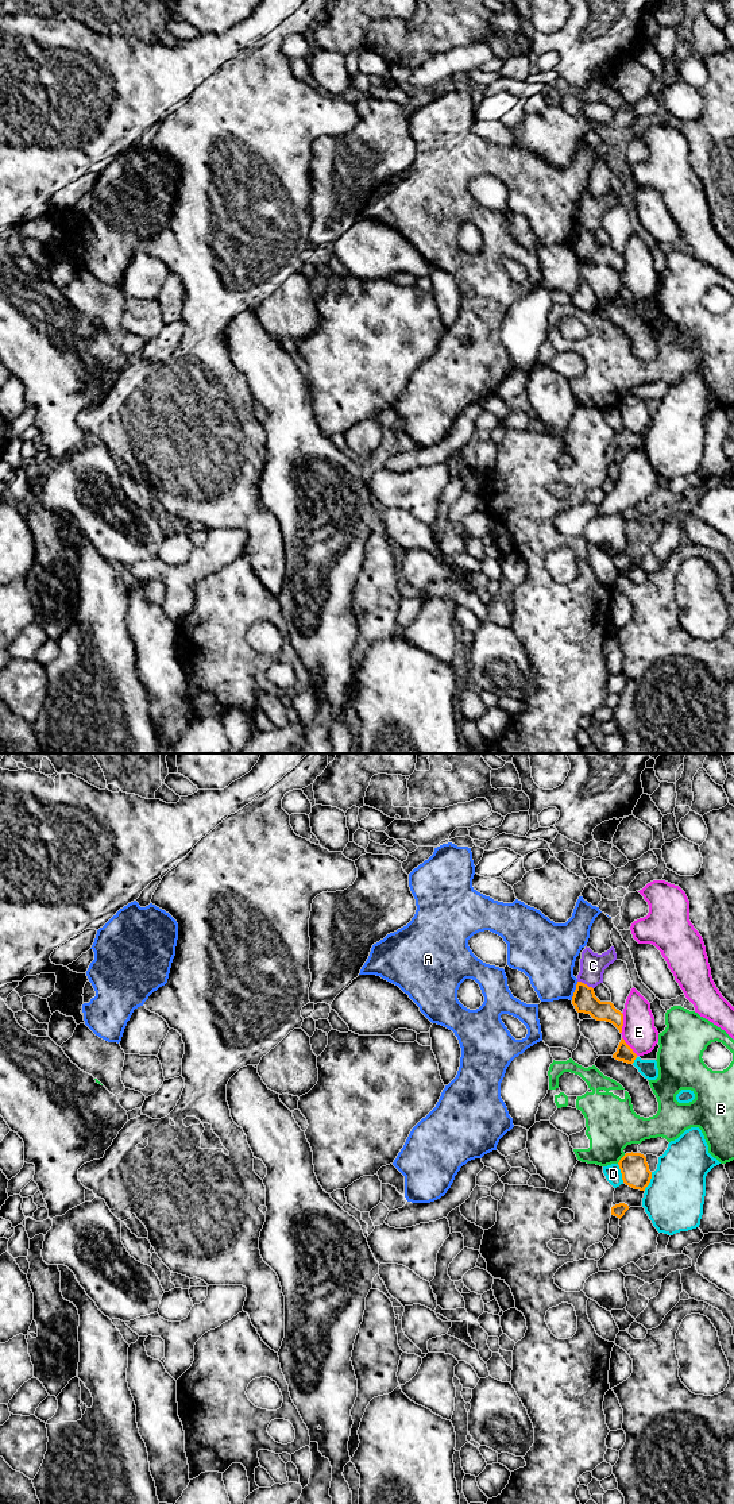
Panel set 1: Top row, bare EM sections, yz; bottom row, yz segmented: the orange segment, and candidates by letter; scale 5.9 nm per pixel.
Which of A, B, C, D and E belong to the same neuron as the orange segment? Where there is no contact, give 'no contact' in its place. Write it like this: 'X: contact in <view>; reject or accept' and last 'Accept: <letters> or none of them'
A: contact in yz; reject
B: contact in yz; reject
C: contact in yz; reject
D: contact in yz; reject
E: contact in yz; reject
Accept: none of them

